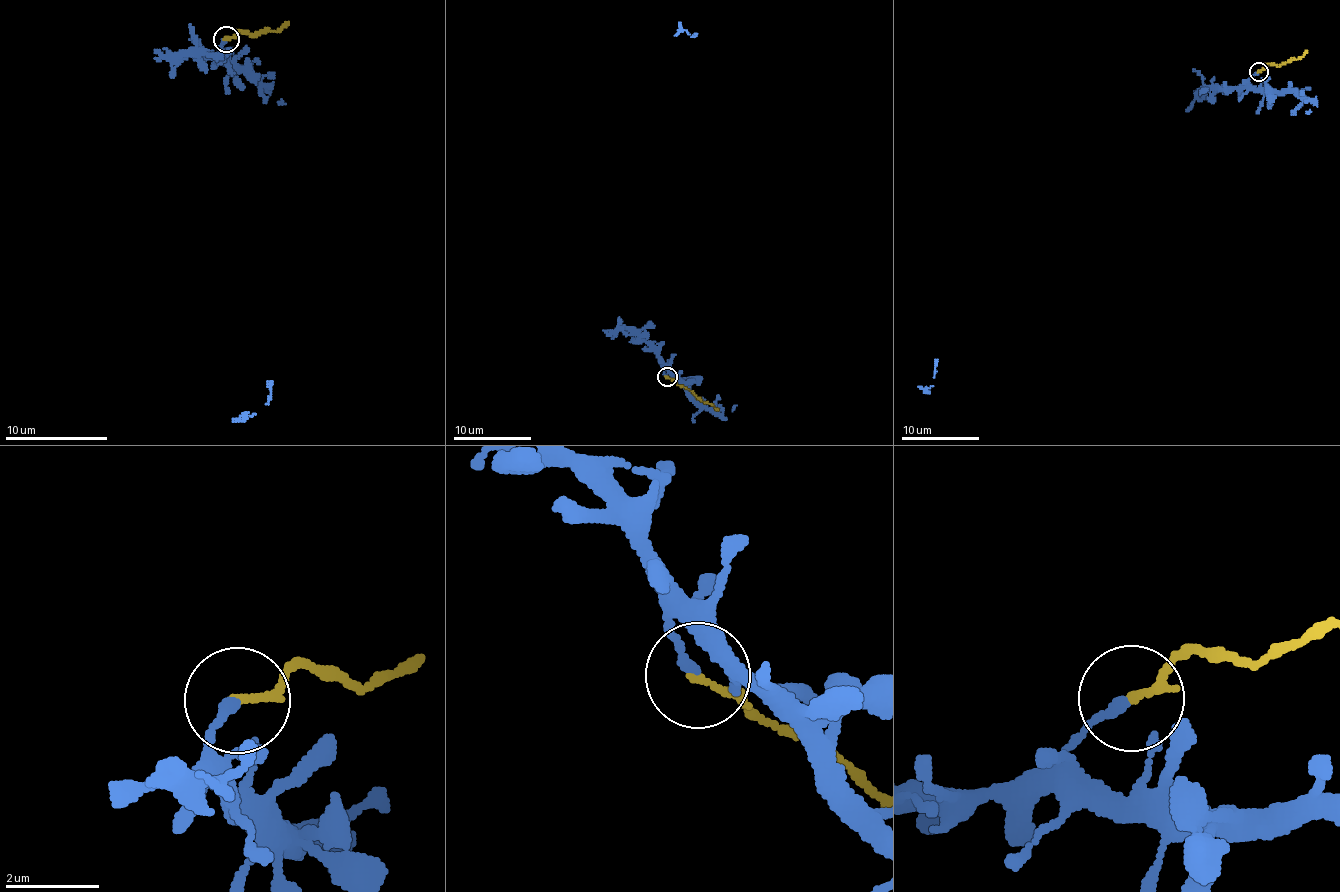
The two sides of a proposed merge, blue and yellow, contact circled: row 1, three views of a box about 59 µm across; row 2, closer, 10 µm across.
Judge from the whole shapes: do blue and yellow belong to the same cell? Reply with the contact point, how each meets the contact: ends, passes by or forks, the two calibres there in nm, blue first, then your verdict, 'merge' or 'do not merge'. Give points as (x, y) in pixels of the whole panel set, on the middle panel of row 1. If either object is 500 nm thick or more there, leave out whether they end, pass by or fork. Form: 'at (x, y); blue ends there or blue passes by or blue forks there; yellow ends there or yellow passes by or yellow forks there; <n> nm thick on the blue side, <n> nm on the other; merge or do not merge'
at (667, 377); blue ends there; yellow passes by; 220 nm thick on the blue side, 110 nm on the other; do not merge

